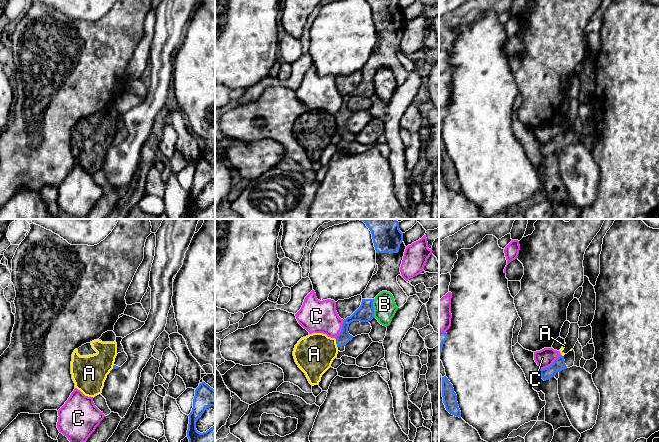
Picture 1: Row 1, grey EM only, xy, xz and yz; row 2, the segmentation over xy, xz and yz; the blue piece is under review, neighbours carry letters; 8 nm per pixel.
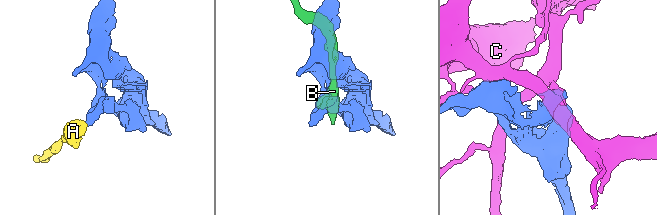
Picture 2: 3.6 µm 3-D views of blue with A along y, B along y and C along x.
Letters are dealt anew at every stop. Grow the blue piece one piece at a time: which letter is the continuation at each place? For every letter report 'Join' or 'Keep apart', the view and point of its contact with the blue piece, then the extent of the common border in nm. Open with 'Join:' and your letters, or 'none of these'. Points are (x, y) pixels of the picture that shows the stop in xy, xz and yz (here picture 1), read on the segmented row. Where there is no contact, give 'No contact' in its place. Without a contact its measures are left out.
Join: none of these
A: Keep apart. Touches blue at xz (336, 343). Shared border 70 nm
B: Keep apart. Touches blue at xz (373, 308). Shared border 150 nm
C: Keep apart. Touches blue at yz (551, 365). Shared border 200 nm

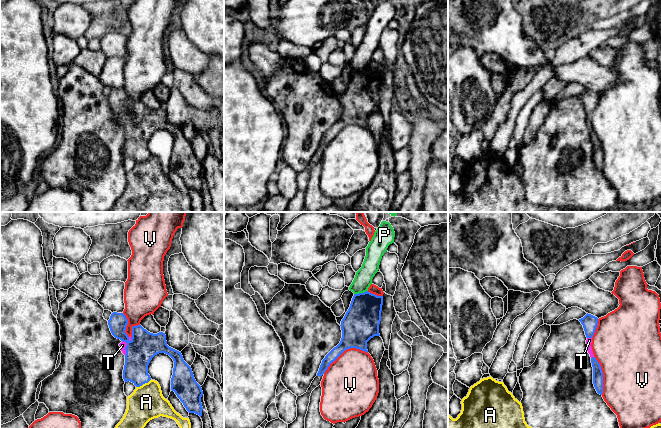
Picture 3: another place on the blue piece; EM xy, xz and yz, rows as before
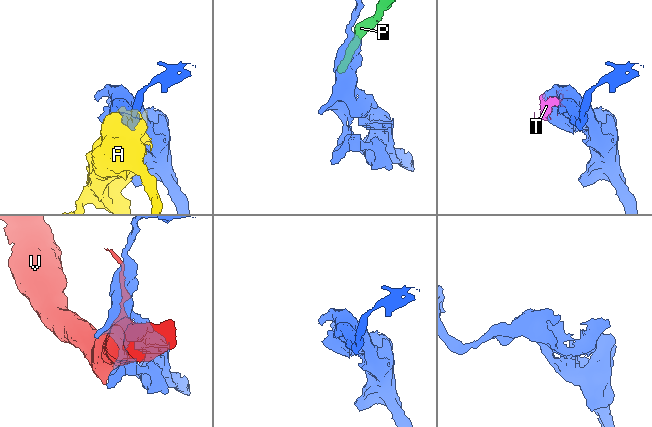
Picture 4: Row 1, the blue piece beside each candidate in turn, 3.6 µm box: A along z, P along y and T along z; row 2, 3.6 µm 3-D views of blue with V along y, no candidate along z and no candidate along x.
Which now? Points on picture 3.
Join: T
A: Keep apart. Touches blue at xy (143, 383). Shared border 140 nm
P: Keep apart. Touches blue at xz (360, 293). Shared border 120 nm
T: Join. Touches blue at xy (125, 347). Shared border 130 nm
V: Keep apart. Touches blue at xz (344, 350). Shared border 400 nm

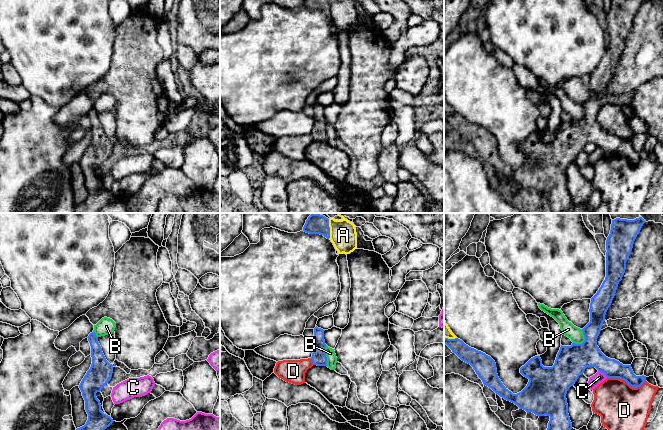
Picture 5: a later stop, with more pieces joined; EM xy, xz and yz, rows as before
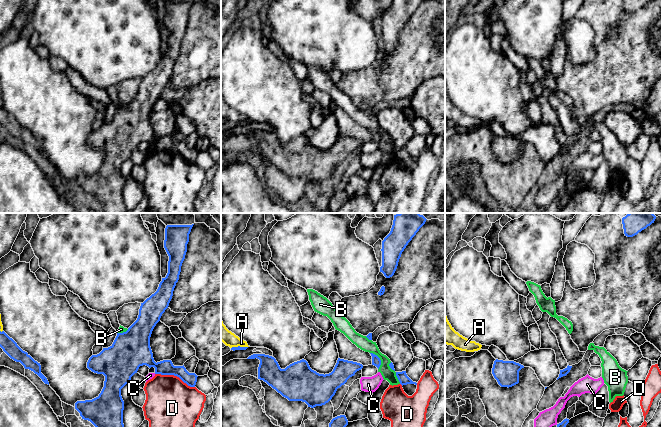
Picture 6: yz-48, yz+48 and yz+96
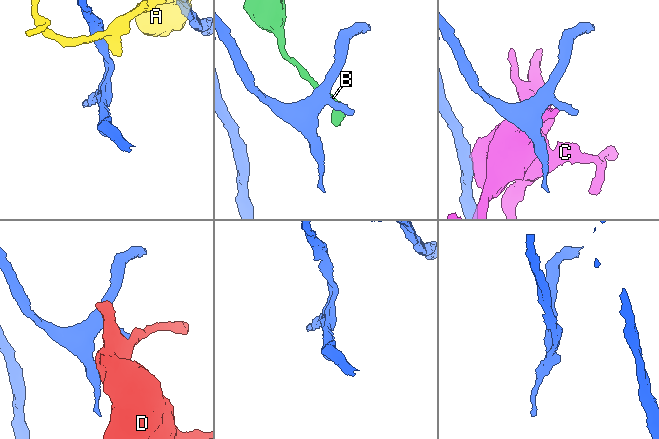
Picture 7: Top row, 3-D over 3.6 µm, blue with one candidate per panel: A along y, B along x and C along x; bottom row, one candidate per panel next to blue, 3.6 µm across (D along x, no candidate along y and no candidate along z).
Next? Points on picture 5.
Join: none of these
A: Keep apart. Touches blue at xz (329, 229). Shared border 160 nm
B: Keep apart. Touches blue at yz (585, 340). Shared border 140 nm
C: Keep apart. Touches blue at yz (603, 372). Shared border 100 nm
D: Keep apart. Touches blue at yz (626, 381). Shared border 320 nm

